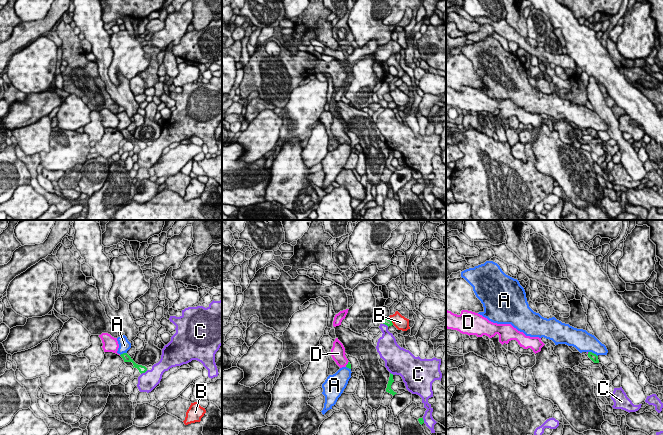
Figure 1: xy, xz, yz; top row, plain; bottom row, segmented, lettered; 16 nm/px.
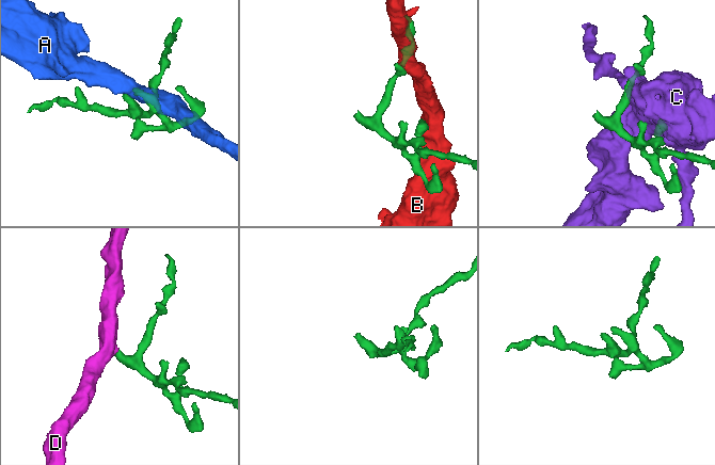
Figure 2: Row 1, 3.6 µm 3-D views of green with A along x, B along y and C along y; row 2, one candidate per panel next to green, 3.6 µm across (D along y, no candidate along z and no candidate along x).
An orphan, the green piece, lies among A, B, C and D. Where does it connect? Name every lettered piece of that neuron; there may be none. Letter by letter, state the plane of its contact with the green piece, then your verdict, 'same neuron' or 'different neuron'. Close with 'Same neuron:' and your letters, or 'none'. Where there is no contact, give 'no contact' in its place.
A: yz | different neuron
B: xz | different neuron
C: xy | different neuron
D: xz | same neuron
Same neuron: D

